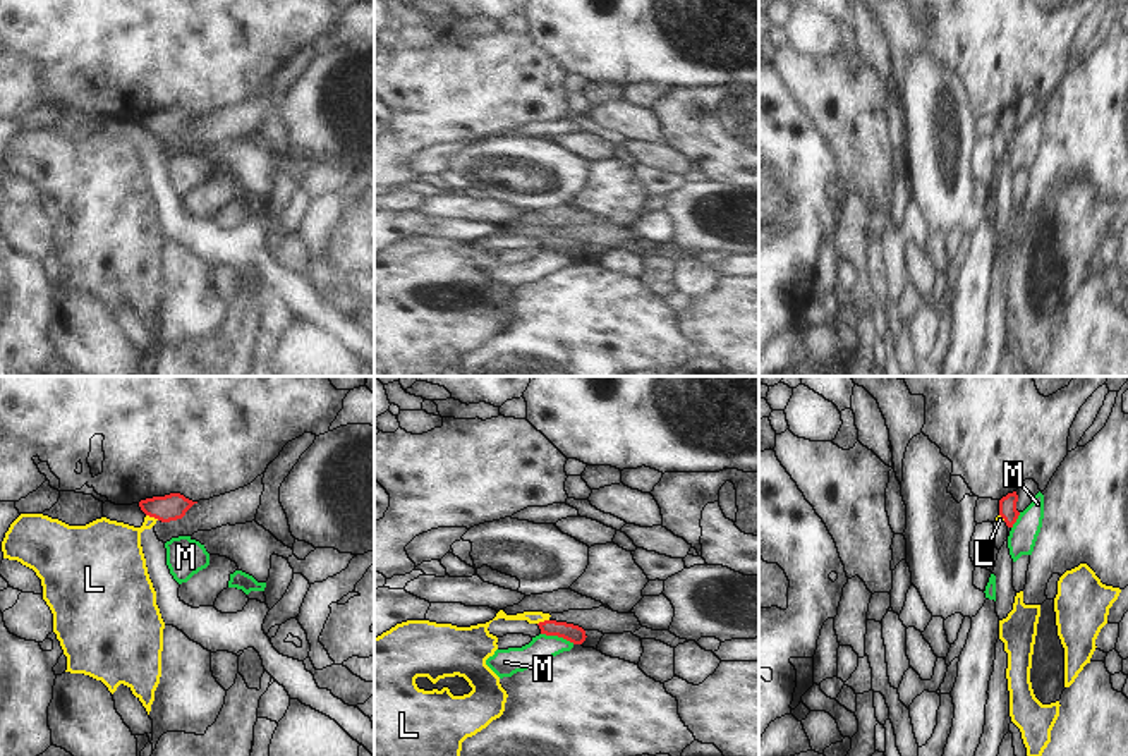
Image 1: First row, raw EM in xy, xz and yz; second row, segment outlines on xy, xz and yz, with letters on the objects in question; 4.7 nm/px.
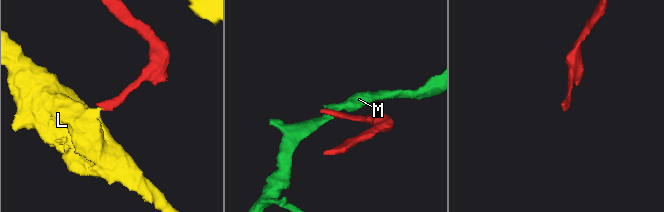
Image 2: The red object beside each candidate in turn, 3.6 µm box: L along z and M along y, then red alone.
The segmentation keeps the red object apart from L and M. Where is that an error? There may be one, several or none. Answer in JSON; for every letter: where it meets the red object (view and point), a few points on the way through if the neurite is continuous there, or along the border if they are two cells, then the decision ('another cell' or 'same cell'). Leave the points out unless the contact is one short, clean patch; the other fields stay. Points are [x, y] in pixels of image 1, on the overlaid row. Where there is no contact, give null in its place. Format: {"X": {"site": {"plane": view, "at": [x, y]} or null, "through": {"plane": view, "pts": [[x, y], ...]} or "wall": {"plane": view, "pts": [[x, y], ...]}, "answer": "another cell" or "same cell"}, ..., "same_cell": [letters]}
{"L": {"site": {"plane": "xy", "at": [153, 516]}, "wall": {"plane": "xy", "pts": [[146, 514], [158, 519]]}, "answer": "another cell"}, "M": {"site": {"plane": "xz", "at": [558, 636]}, "wall": {"plane": "xz", "pts": [[541, 633], [562, 636], [574, 643]]}, "answer": "another cell"}, "same_cell": []}

